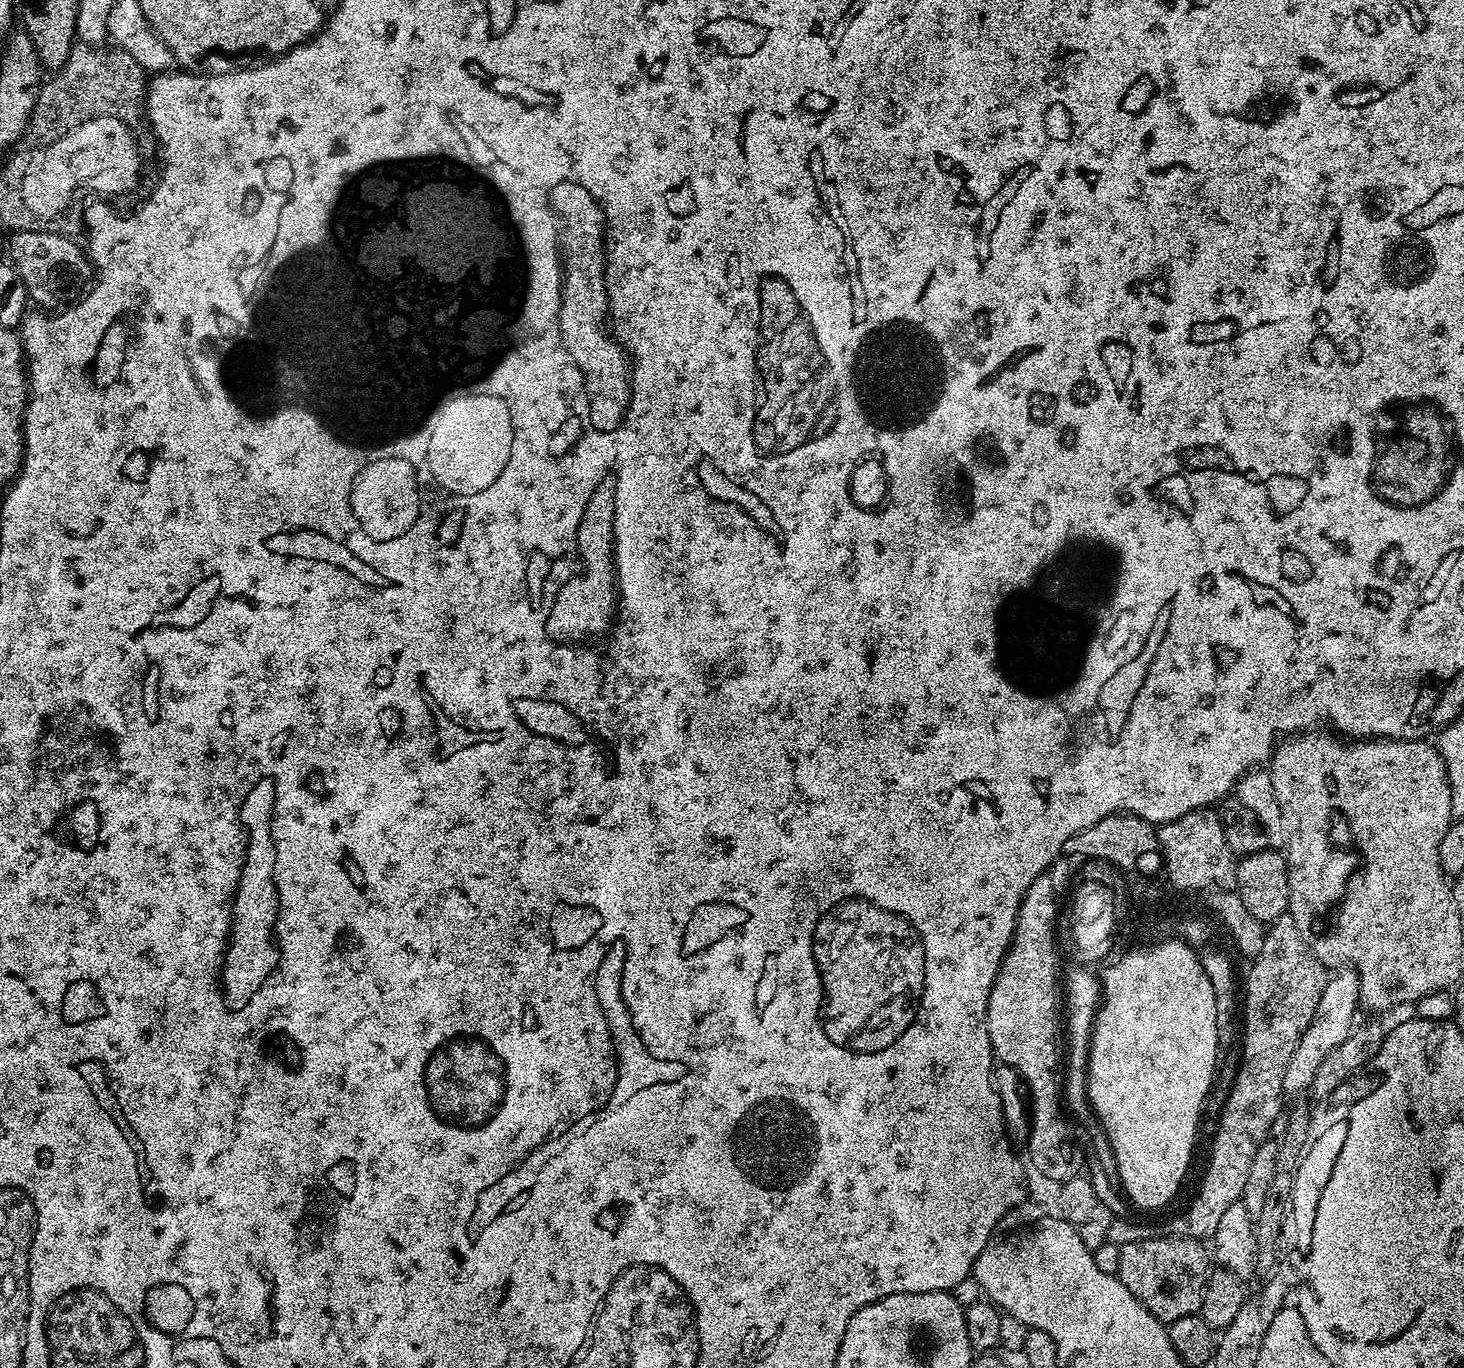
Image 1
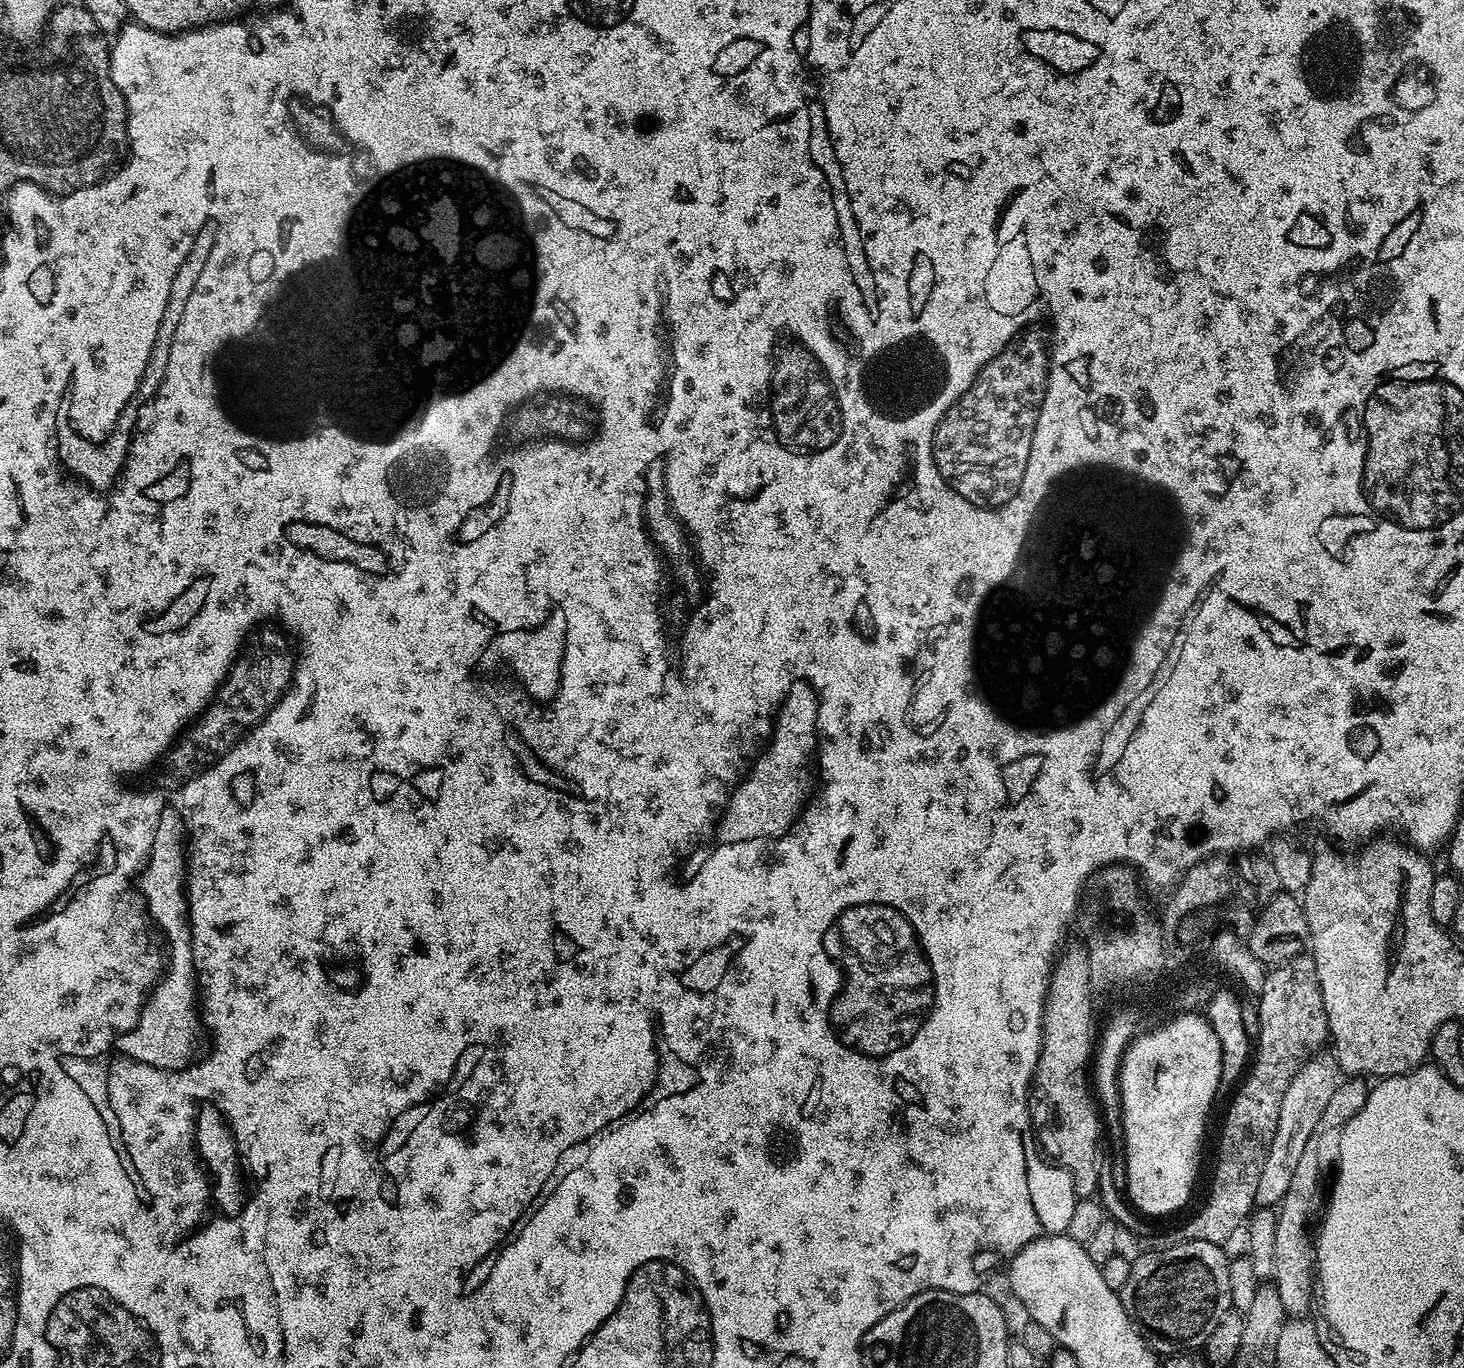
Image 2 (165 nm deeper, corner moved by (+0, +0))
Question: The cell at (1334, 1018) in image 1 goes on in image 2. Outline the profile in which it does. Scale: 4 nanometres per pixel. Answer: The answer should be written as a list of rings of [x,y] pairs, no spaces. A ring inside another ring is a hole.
[[[1321,1050],[1316,1055],[1309,1056],[1294,1074],[1290,1086],[1286,1086],[1282,1094],[1282,1102],[1278,1110],[1278,1126],[1274,1130],[1274,1138],[1270,1142],[1266,1162],[1262,1162],[1262,1175],[1258,1178],[1256,1195],[1257,1205],[1279,1205],[1280,1199],[1286,1194],[1286,1189],[1290,1187],[1294,1169],[1302,1159],[1306,1142],[1310,1142],[1310,1134],[1316,1132],[1318,1118],[1322,1118],[1322,1110],[1326,1110],[1326,1102],[1334,1098],[1334,1090],[1341,1080],[1342,1073],[1336,1057],[1328,1050]]]

